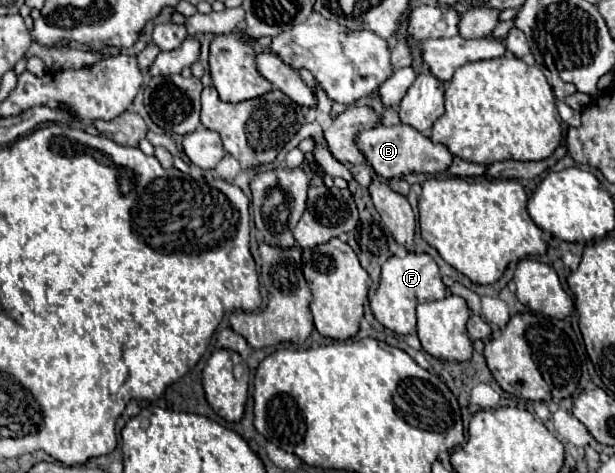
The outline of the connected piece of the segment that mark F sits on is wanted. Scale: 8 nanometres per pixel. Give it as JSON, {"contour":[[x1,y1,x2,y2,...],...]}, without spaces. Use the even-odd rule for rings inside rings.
{"contour":[[409,252,405,258,391,256,391,260,381,266,381,282,371,298,371,310,385,328,397,334,413,334,417,300,441,300,445,298,445,290,447,288,441,282,439,268,429,254]]}

